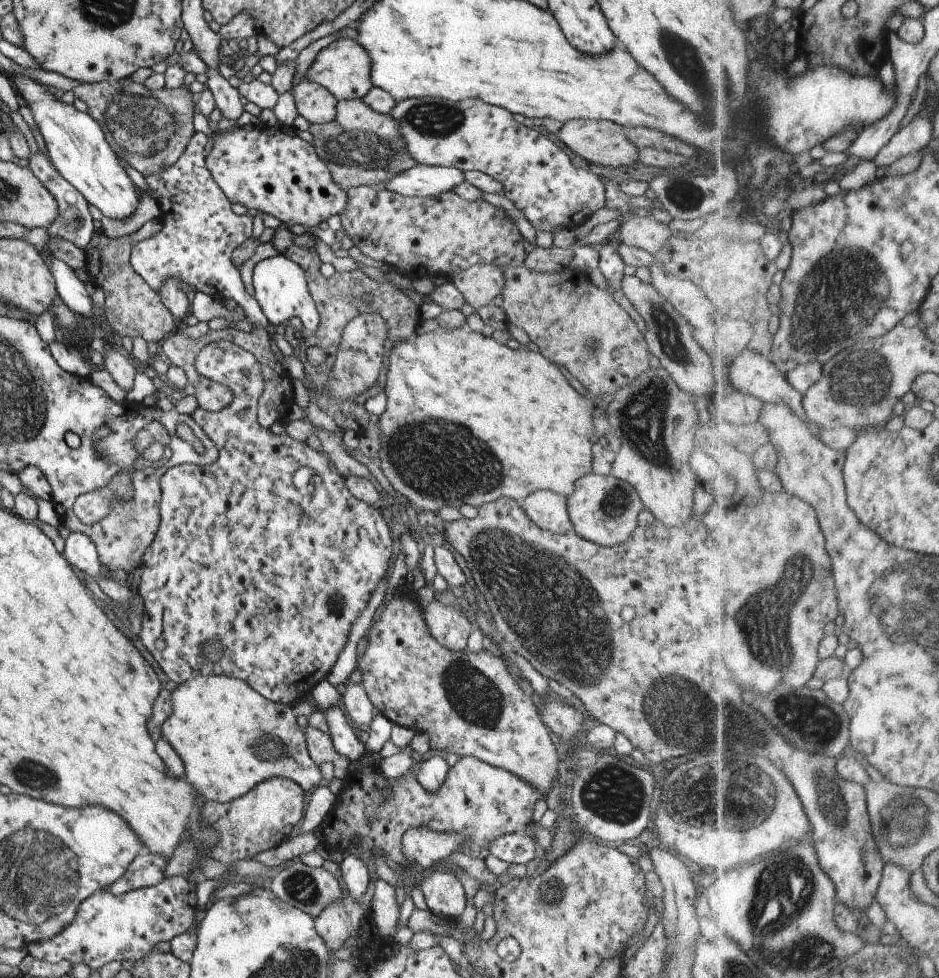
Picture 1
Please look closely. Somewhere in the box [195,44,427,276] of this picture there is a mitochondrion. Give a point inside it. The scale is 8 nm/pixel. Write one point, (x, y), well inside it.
(357, 149)

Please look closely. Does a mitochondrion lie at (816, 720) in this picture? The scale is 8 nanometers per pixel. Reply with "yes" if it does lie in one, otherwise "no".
yes

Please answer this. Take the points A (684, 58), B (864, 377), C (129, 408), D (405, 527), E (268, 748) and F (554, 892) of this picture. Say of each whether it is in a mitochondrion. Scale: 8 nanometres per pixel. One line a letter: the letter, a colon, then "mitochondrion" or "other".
A: mitochondrion
B: mitochondrion
C: other
D: other
E: mitochondrion
F: mitochondrion

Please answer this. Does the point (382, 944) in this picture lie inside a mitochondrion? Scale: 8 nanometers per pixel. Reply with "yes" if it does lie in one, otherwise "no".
no

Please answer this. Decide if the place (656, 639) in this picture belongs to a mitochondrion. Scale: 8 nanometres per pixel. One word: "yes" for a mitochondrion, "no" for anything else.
no

